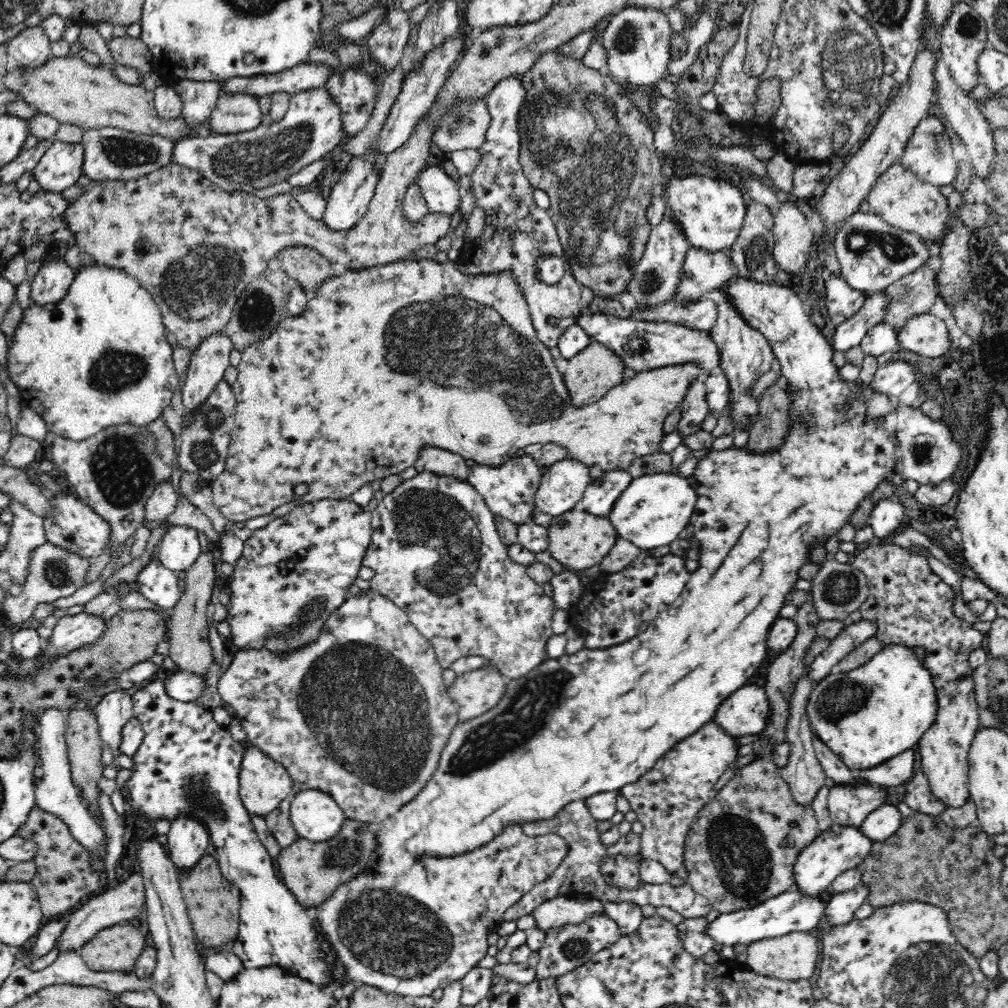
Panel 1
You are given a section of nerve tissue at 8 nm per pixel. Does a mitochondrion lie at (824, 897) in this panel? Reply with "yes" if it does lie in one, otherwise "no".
no

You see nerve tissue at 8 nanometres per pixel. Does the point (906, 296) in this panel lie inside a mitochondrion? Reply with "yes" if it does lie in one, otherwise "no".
yes

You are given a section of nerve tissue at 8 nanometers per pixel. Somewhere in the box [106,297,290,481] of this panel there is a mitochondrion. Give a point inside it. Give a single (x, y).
(204, 451)

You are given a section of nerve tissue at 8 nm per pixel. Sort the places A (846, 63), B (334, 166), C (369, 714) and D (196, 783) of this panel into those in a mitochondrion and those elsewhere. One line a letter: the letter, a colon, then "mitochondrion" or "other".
A: mitochondrion
B: other
C: mitochondrion
D: mitochondrion

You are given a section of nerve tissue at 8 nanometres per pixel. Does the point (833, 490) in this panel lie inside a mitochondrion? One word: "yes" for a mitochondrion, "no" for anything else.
no

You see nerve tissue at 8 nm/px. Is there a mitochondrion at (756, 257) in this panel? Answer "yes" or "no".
yes

